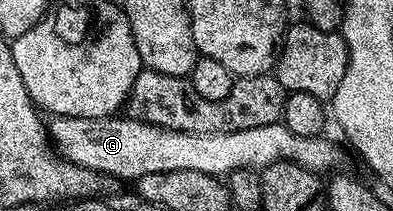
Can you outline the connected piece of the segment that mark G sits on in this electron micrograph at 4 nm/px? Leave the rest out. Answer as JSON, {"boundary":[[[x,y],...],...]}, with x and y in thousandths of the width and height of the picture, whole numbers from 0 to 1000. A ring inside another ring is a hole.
{"boundary":[[[137,550],[125,564],[122,630],[130,678],[170,768],[275,825],[293,853],[349,853],[392,815],[448,815],[453,801],[575,834],[585,810],[611,796],[664,815],[705,768],[751,768],[804,829],[830,834],[858,810],[870,768],[868,701],[855,678],[837,673],[830,645],[753,645],[753,626],[743,626],[715,578],[672,588],[672,607],[621,607],[621,626],[491,635],[420,616],[374,578],[349,578],[328,550]]]}

